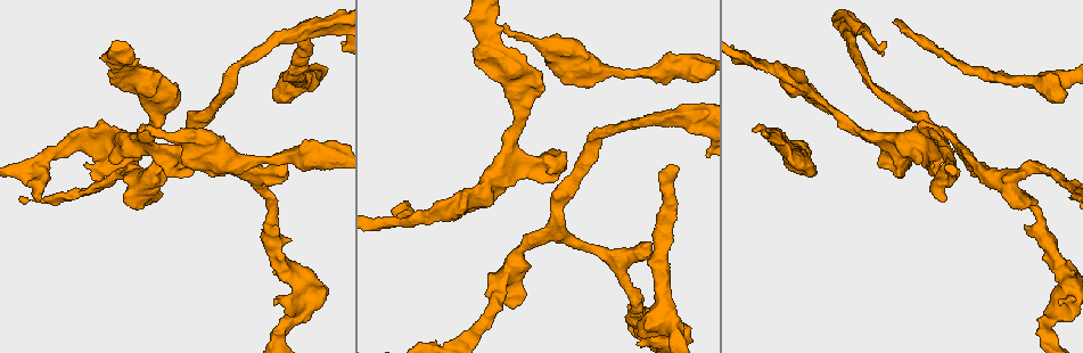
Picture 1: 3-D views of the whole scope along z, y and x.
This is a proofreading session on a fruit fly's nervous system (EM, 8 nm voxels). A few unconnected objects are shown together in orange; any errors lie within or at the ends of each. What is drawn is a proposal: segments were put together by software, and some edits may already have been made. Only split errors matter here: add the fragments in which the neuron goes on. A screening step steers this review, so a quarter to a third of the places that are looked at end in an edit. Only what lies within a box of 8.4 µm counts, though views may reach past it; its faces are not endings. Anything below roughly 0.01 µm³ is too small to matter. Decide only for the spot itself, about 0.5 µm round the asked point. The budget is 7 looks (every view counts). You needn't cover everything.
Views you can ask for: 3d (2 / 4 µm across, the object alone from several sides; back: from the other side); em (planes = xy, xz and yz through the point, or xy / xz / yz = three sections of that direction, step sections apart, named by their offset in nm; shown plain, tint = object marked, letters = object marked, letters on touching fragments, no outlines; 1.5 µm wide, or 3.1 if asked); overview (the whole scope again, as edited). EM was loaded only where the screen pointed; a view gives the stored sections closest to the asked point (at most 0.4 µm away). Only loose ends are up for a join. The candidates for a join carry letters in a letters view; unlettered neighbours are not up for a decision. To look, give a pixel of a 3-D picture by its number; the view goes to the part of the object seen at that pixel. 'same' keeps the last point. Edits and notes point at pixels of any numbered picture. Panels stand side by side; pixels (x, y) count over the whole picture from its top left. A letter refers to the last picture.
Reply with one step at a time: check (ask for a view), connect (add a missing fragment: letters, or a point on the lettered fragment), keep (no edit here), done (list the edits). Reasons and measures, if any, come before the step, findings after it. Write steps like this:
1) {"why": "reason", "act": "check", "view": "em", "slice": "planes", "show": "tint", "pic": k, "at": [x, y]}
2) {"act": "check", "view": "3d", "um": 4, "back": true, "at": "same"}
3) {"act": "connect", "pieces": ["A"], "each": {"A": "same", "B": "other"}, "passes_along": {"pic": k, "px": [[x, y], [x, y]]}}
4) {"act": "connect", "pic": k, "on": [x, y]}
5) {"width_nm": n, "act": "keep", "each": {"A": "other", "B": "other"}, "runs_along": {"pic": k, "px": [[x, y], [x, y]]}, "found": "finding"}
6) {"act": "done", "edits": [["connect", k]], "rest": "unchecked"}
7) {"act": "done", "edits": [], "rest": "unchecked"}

{"why": "thin end", "act": "check", "view": "em", "slice": "xz", "step": 8, "show": "plain", "pic": 1, "at": [507, 25]}

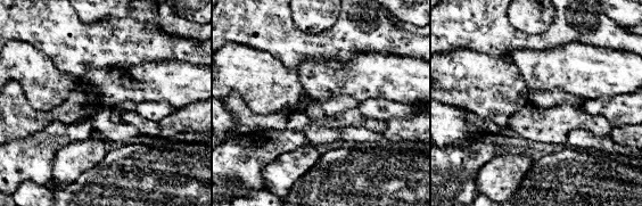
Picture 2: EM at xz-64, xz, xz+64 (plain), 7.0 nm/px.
{"act": "check", "view": "em", "slice": "xz", "step": 8, "show": "letters", "at": "same"}

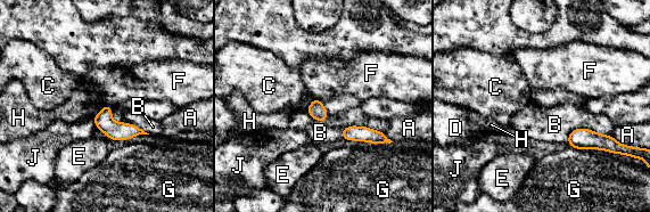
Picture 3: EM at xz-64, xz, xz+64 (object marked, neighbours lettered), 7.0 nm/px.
{"act": "keep", "each": {"A": "other", "B": "other", "C": "other", "D": "other", "E": "other", "F": "other", "G": "other", "H": "other", "J": "other"}, "border": {"pic": 3, "px": [[314, 98], [320, 100]]}, "found": "none of them fits"}

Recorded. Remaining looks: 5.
{"why": "an open end", "act": "check", "view": "3d", "um": 2, "pic": 1, "at": [922, 122]}

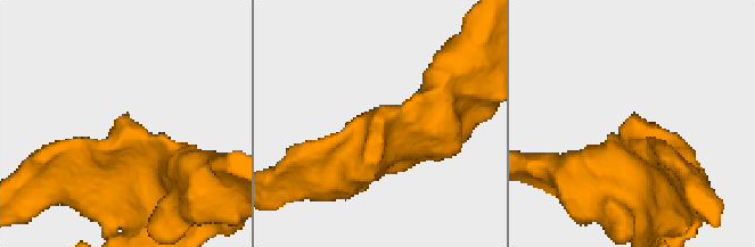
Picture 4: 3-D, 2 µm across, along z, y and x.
{"act": "check", "view": "em", "slice": "planes", "show": "letters", "pic": 4, "at": [381, 116]}

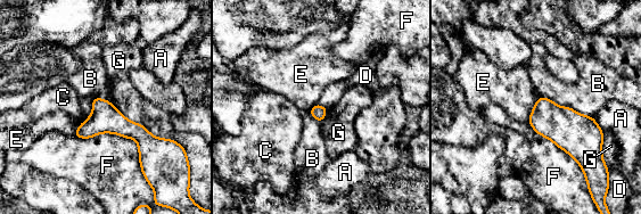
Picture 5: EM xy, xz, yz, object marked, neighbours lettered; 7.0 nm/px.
{"act": "keep", "each": {"A": "other", "B": "other", "C": "other", "D": "other", "E": "other", "F": "other", "G": "other"}, "border": {"pic": 5, "px": [[93, 98], [91, 113], [72, 134]]}, "found": "no lettered fragment goes on from it"}

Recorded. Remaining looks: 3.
{"why": "an open end", "act": "check", "view": "3d", "um": 2, "pic": 1, "at": [34, 197]}

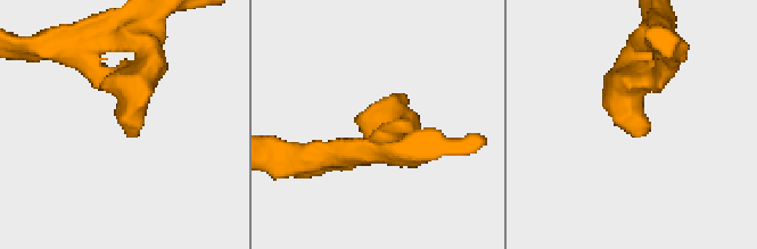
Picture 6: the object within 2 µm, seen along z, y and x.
{"act": "check", "view": "em", "slice": "xy", "step": 4, "show": "letters", "pic": 6, "at": [644, 131]}

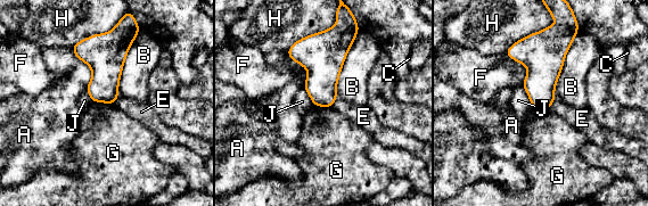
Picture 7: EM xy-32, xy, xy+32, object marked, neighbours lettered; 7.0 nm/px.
{"act": "keep", "each": {"A": "other", "B": "other", "C": "other", "E": "other", "F": "other", "G": "other", "H": "other", "J": "other"}, "found": "no lettered fragment goes on from it"}

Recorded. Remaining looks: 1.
{"act": "done", "edits": [], "rest": "unchecked"}

